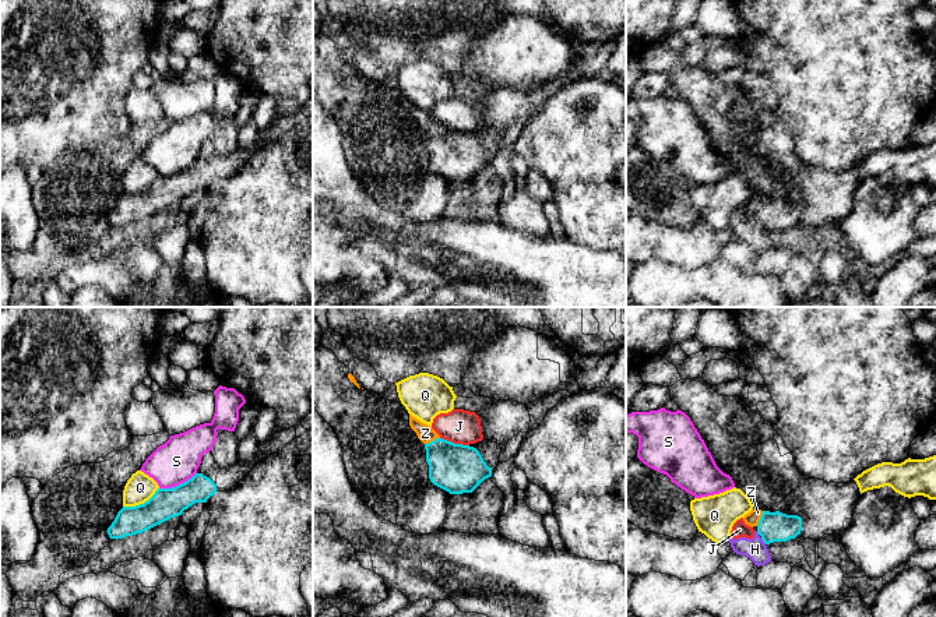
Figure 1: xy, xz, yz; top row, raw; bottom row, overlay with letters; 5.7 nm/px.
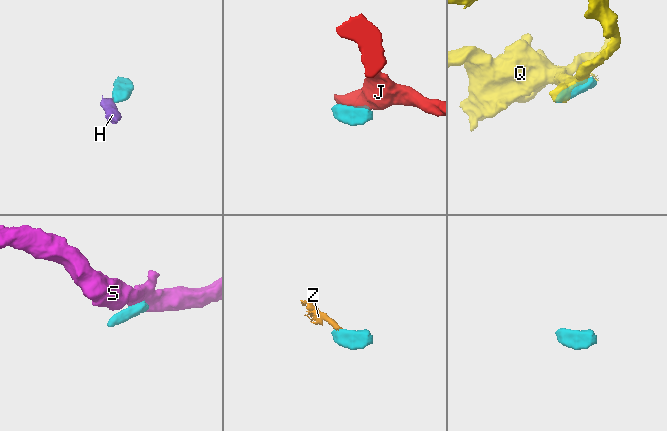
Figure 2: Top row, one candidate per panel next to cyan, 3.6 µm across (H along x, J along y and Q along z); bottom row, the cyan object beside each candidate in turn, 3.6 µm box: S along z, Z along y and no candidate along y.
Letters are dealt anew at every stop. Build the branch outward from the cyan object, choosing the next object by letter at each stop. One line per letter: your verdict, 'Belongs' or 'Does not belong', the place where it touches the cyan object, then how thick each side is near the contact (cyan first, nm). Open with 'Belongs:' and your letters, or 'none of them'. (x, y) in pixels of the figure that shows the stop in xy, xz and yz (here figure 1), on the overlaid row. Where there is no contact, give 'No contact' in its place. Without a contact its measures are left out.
Belongs: Z
H: Does not belong. Touches cyan at yz (763, 540). Thickness 180 nm (cyan) against 120 nm
J: Does not belong. Touches cyan at xz (453, 443). Thickness 280 nm (cyan) against 200 nm
Q: Does not belong. Touches cyan at xy (141, 504). Thickness 180 nm (cyan) against 170 nm
S: Does not belong. Touches cyan at xy (179, 485). Thickness 180 nm (cyan) against 260 nm
Z: Belongs. Touches cyan at xz (432, 441). Thickness 280 nm (cyan) against 100 nm

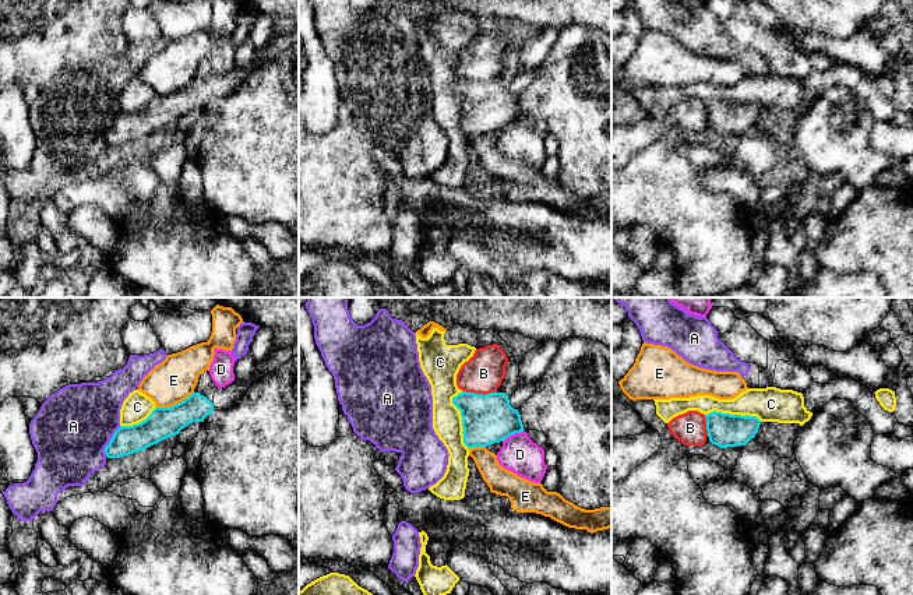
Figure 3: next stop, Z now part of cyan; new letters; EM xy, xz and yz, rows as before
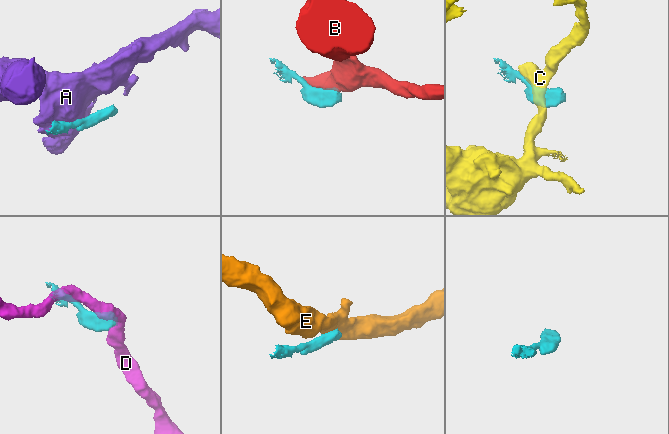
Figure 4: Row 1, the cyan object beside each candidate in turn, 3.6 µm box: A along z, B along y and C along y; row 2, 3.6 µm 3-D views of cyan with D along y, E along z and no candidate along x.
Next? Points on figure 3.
Belongs: none of them
A: Does not belong. Touches cyan at xy (109, 442). Thickness 160 nm (cyan) against 440 nm
B: Does not belong. Touches cyan at xz (479, 394). Thickness 280 nm (cyan) against 220 nm
C: Does not belong. Touches cyan at xz (462, 419). Thickness 280 nm (cyan) against 180 nm
D: Does not belong. Touches cyan at xz (513, 433). Thickness 280 nm (cyan) against 220 nm
E: Does not belong. Touches cyan at xy (176, 404). Thickness 180 nm (cyan) against 260 nm

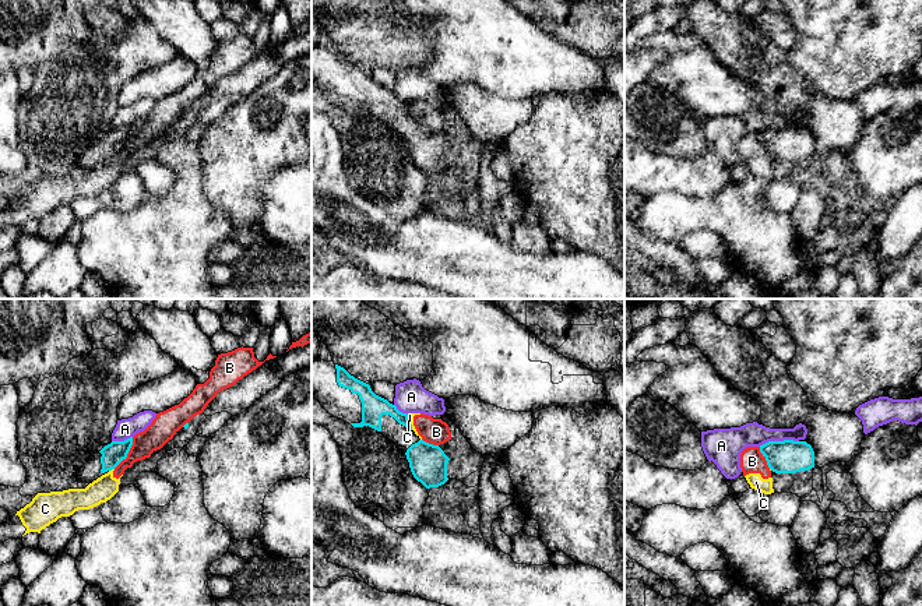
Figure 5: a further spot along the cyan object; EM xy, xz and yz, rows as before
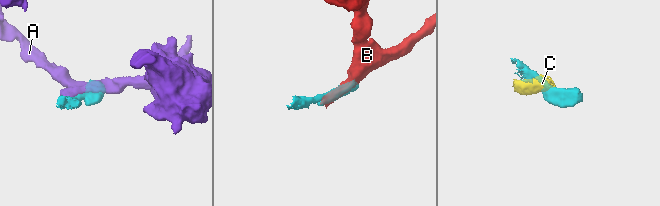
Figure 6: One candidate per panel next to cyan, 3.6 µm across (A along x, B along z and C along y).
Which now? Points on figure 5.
Belongs: none of them
A: Does not belong. Touches cyan at yz (778, 441). Thickness 190 nm (cyan) against 150 nm
B: Does not belong. Touches cyan at xy (127, 453). Thickness 130 nm (cyan) against 150 nm
C: Does not belong. Touches cyan at xy (111, 469). Thickness 130 nm (cyan) against 140 nm

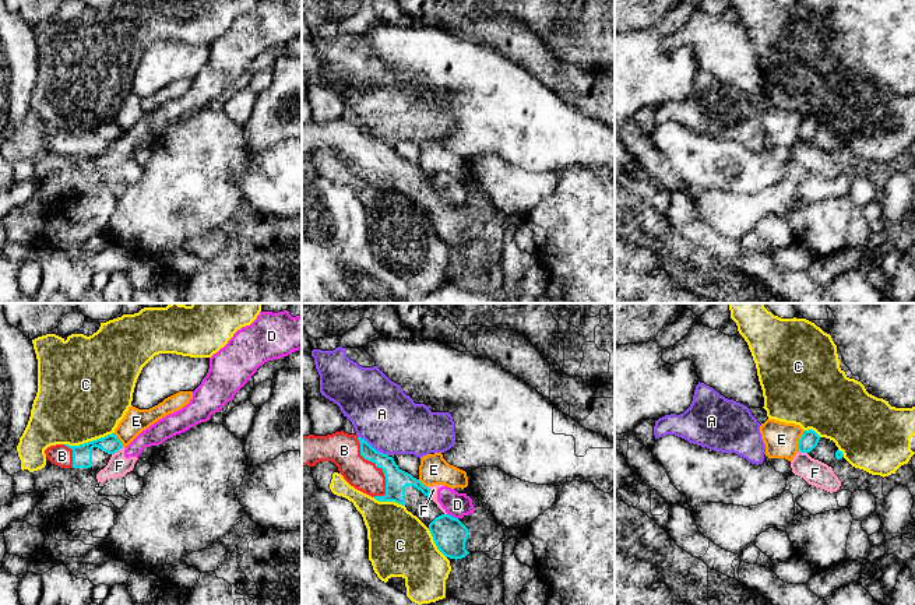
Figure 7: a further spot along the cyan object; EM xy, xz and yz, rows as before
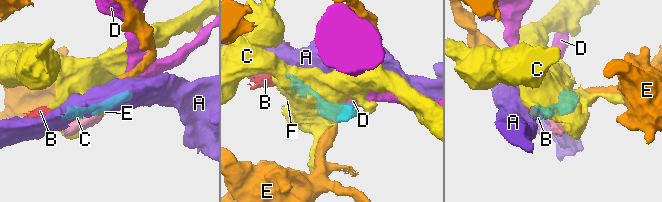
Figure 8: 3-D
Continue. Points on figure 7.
Belongs: B
A: Does not belong. Touches cyan at xz (372, 447). Thickness 130 nm (cyan) against 360 nm
B: Belongs. Touches cyan at xz (376, 465). Thickness 130 nm (cyan) against 190 nm
C: Does not belong. Touches cyan at xy (88, 442). Thickness 110 nm (cyan) against 480 nm
D: Does not belong. Touches cyan at xz (453, 517). Thickness 190 nm (cyan) against 140 nm
E: Does not belong. Touches cyan at yz (799, 440). Thickness 100 nm (cyan) against 190 nm
F: Does not belong. Touches cyan at xz (429, 492). Thickness 130 nm (cyan) against 50 nm

